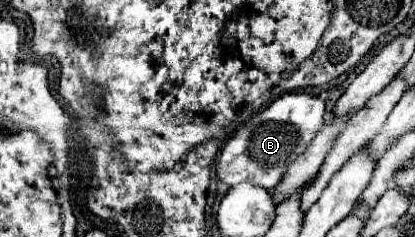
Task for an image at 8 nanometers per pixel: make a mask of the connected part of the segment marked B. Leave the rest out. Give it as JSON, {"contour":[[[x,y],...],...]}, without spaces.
{"contour":[[[285,93],[275,99],[265,111],[253,115],[243,123],[235,135],[223,145],[215,171],[217,177],[227,185],[235,187],[243,181],[259,185],[271,191],[287,171],[287,167],[307,149],[317,131],[323,127],[325,101],[309,93]]]}

